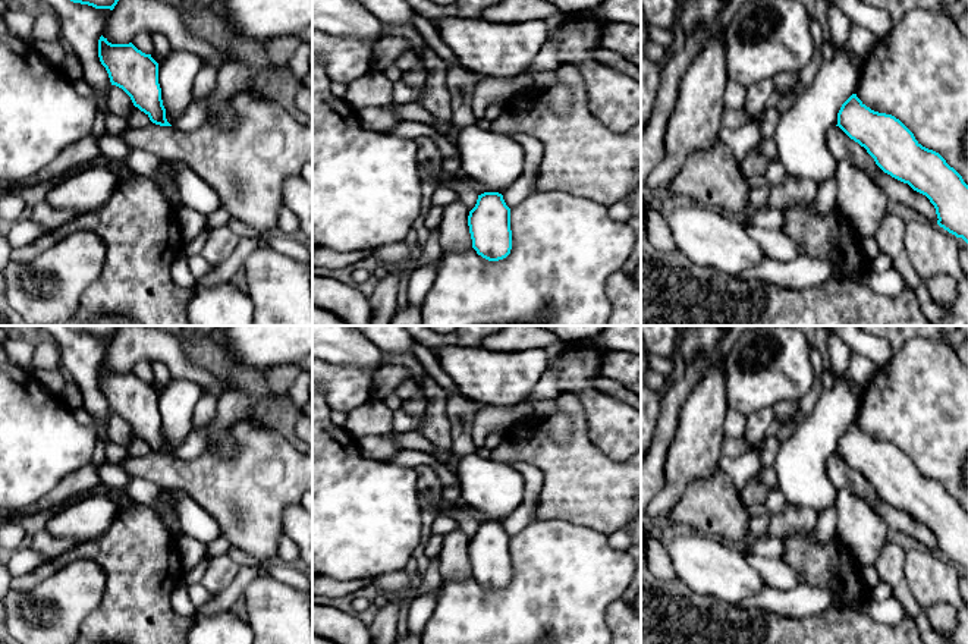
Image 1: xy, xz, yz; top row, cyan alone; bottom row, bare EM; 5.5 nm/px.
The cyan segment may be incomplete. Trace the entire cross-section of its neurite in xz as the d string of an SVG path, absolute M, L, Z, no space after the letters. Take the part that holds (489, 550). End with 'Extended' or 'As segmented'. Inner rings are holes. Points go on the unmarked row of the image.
M499 521L478 524L469 540L472 577L488 590L506 587L512 578L510 537Z. As segmented

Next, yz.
M857 422L842 433L836 455L864 475L884 502L925 524L936 537L937 553L968 572L968 513L939 481L923 475L895 444L867 436Z. As segmented

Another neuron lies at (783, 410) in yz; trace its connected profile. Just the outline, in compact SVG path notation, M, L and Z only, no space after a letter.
M783 400L771 406L776 420L793 418L799 412L798 400Z

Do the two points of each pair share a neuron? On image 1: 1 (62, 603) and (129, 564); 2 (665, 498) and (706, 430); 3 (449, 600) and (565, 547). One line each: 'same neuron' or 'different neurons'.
1: different neurons
2: same neuron
3: same neuron

